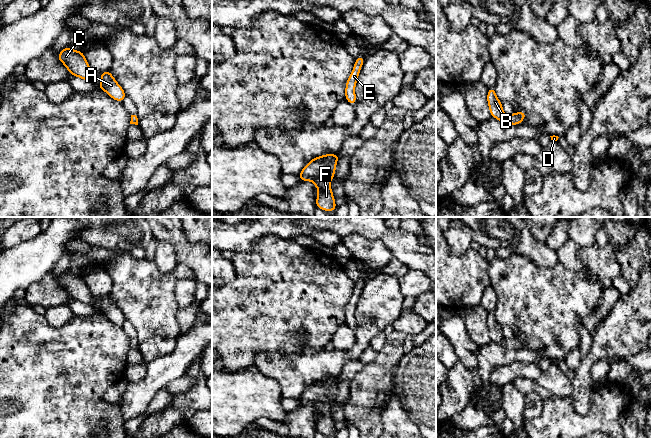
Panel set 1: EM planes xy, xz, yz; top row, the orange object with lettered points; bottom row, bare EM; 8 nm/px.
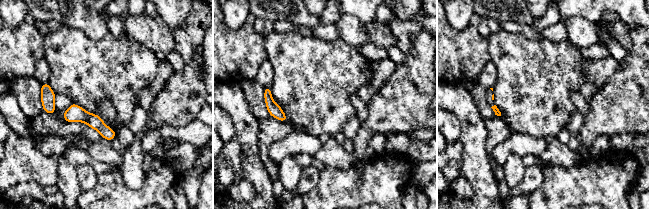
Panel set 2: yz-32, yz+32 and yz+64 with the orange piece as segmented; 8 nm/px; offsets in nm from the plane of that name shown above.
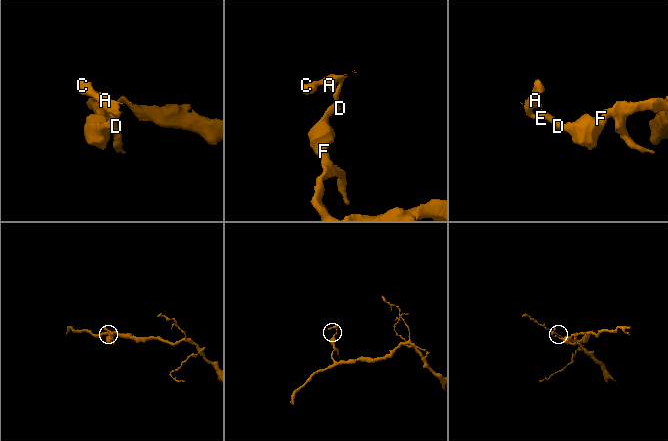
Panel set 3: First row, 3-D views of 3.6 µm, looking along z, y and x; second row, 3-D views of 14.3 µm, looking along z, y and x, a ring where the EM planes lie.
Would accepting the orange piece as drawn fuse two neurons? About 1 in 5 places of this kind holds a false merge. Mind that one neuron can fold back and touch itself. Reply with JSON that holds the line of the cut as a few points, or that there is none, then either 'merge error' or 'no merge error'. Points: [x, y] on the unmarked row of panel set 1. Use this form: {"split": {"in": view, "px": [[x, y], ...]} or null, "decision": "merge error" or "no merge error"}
{"split": null, "decision": "no merge error"}

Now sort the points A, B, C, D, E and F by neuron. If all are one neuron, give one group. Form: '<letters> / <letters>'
A B C D E F

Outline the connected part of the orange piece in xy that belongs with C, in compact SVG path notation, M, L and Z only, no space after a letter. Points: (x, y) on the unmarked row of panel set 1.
M67 270L60 275L58 284L65 289L70 299L93 305L94 297L82 275L73 274Z

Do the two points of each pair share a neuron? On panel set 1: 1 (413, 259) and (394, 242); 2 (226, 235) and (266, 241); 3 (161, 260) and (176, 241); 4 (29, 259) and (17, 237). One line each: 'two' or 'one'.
1: one
2: two
3: two
4: two

